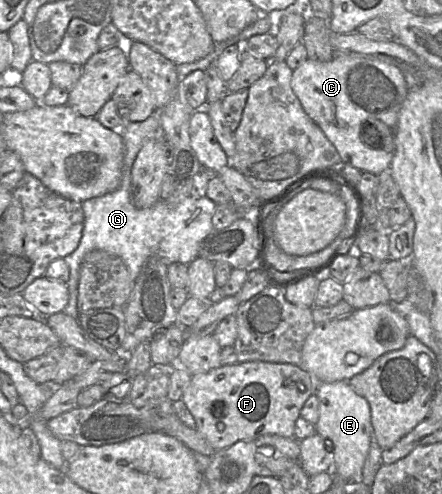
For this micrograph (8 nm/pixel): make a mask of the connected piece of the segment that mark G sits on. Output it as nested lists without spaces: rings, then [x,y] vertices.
[[[158,113],[144,121],[126,123],[120,130],[124,141],[124,159],[120,186],[103,196],[88,199],[82,203],[84,225],[77,248],[63,259],[70,275],[67,281],[69,301],[64,313],[77,318],[78,284],[80,267],[85,255],[93,250],[104,250],[120,257],[129,269],[133,279],[137,277],[145,260],[150,256],[159,257],[167,266],[174,262],[186,265],[199,255],[202,241],[214,231],[212,217],[216,204],[207,196],[186,197],[176,207],[169,207],[158,200],[149,208],[138,209],[131,199],[131,170],[135,158],[145,141],[161,134]]]

